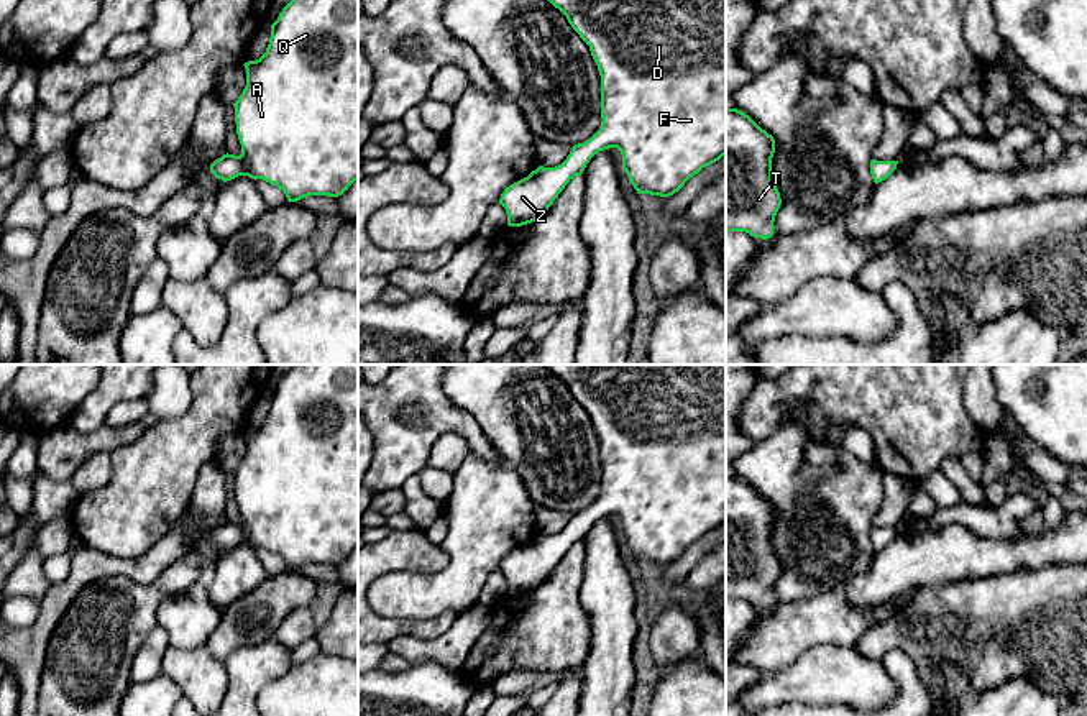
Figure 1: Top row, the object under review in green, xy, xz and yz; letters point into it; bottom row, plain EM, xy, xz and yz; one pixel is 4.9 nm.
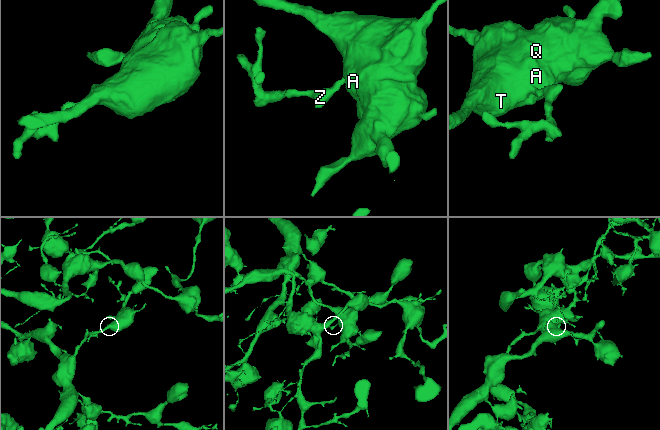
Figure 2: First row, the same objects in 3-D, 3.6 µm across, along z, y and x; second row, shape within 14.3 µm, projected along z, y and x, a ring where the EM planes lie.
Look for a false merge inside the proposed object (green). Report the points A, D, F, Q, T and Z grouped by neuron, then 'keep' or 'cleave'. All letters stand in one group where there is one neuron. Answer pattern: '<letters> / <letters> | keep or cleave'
A D F Q T Z | keep

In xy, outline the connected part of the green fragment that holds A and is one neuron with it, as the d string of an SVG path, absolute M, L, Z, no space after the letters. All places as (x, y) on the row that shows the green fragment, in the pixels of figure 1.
M291 0L277 20L271 25L271 38L266 53L243 64L246 69L246 85L233 103L236 135L241 145L241 154L223 154L210 164L210 172L223 182L238 176L263 179L277 186L289 202L297 202L309 195L338 197L358 181L358 0Z

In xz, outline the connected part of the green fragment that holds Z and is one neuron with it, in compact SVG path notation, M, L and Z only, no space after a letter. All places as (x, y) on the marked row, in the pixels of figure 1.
M548 0L558 8L580 34L580 38L589 46L591 56L598 66L601 76L601 126L585 143L578 143L571 148L566 159L555 168L539 166L527 177L511 184L501 194L499 204L506 209L507 225L522 227L540 218L565 186L575 177L581 176L589 159L599 151L617 148L622 154L622 171L627 174L631 184L637 194L650 194L660 197L670 197L678 192L685 182L698 174L703 168L719 161L726 156L726 0Z

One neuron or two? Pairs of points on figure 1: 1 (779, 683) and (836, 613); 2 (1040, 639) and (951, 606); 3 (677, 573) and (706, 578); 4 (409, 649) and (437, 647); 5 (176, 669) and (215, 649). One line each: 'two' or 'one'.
1: two
2: one
3: two
4: one
5: two

